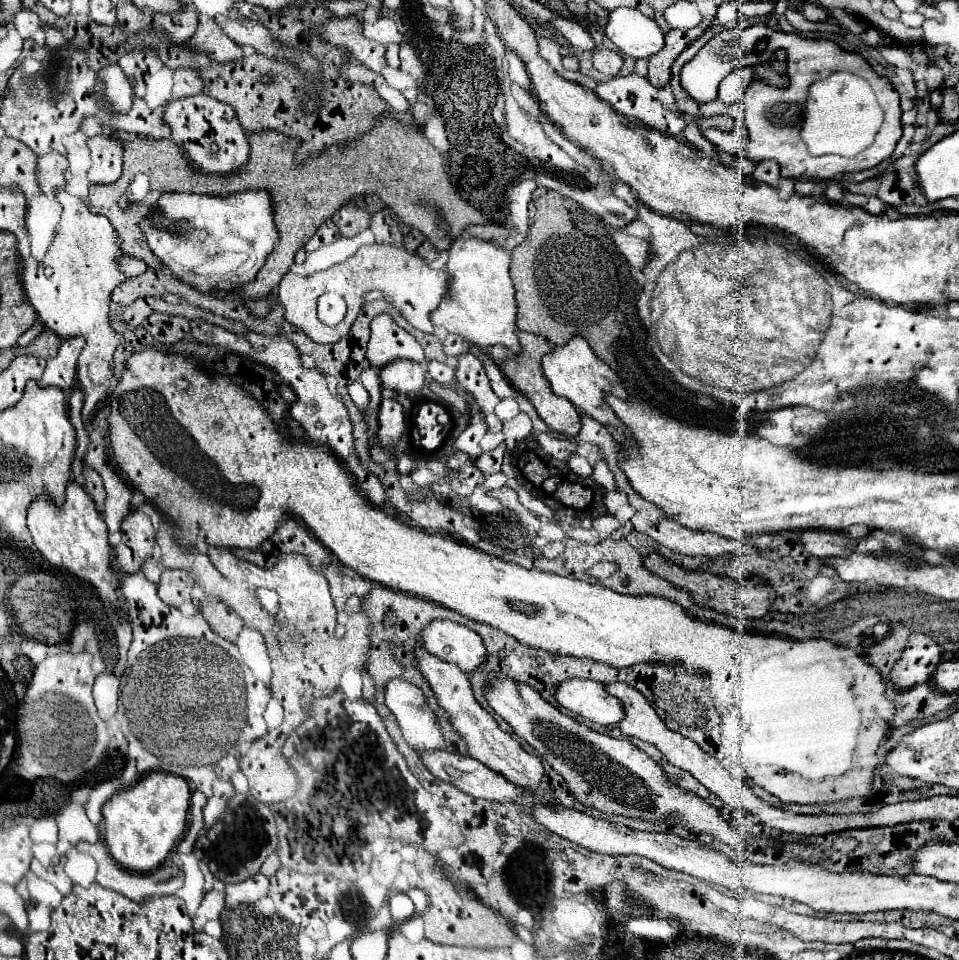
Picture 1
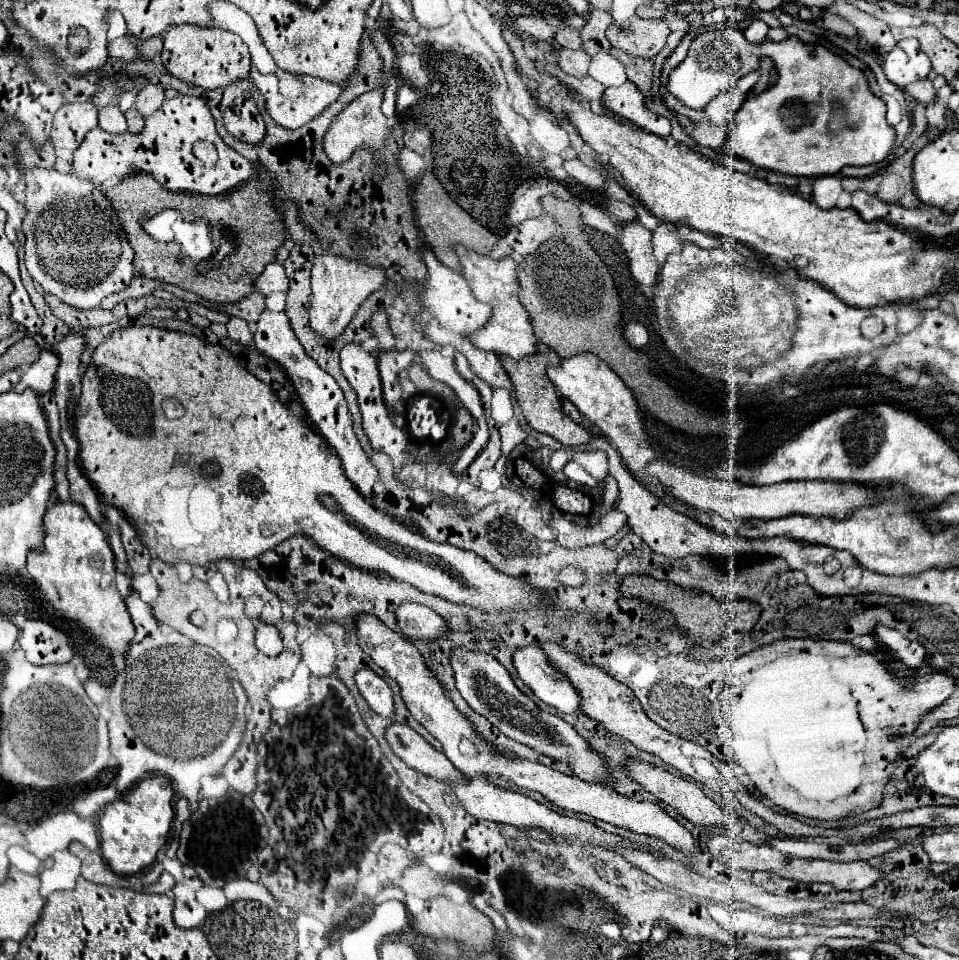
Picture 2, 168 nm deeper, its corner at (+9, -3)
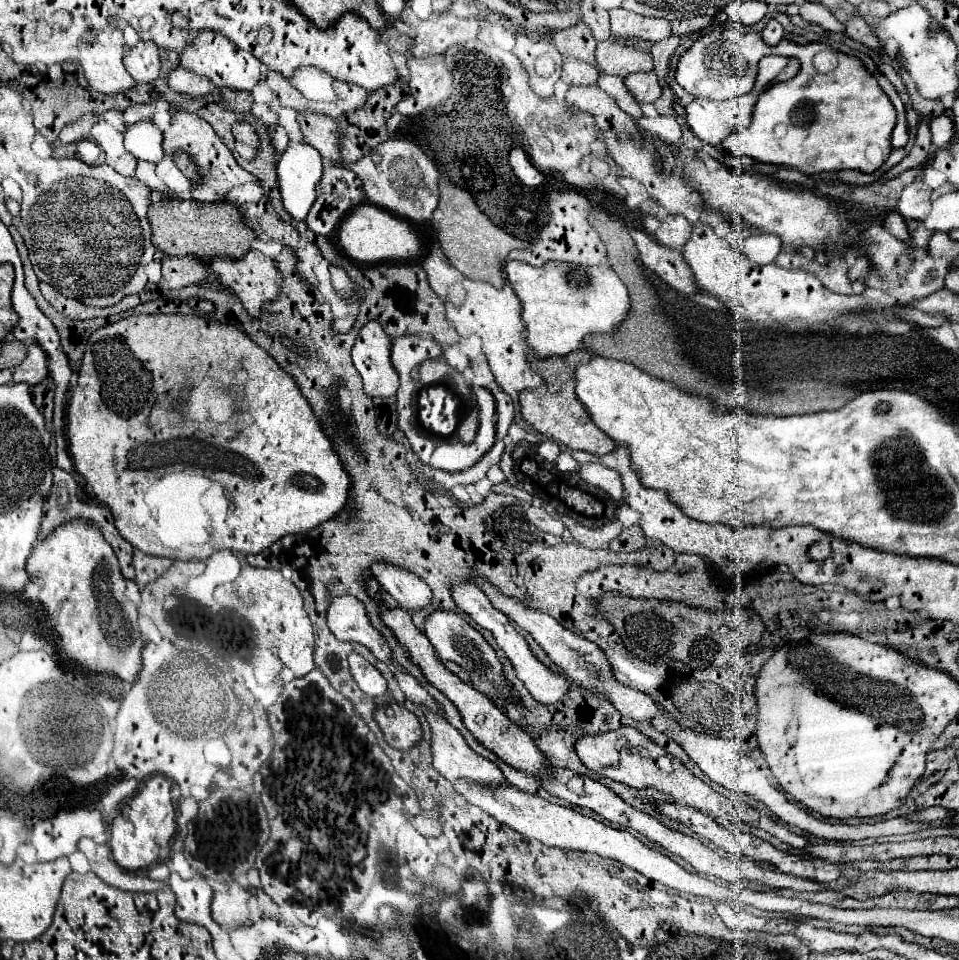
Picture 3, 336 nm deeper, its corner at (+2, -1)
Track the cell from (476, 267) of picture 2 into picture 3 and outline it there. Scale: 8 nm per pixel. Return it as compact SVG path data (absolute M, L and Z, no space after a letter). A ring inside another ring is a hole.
M510 261L504 265L504 275L510 281L522 305L522 321L526 321L526 343L536 357L550 357L550 355L562 357L562 355L568 355L570 351L580 349L582 337L588 333L606 333L606 331L612 333L614 329L618 329L618 325L624 321L630 309L626 285L618 279L614 269L602 271L598 267L586 267L586 273L590 275L590 281L586 287L566 281L566 271L568 271L568 265L556 263L556 261L548 261L540 267L528 265L524 261Z

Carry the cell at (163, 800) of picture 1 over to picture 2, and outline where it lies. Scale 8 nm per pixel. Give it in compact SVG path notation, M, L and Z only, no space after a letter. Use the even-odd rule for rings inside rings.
M153 775L143 779L135 789L123 793L109 803L99 819L101 827L101 853L119 875L133 875L153 865L157 851L165 845L173 821L173 787L167 777Z

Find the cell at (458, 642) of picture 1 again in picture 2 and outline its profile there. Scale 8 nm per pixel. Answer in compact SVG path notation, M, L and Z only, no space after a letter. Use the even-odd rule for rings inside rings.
M401 603L395 611L397 623L411 639L435 641L447 631L447 623L431 607L419 603Z

